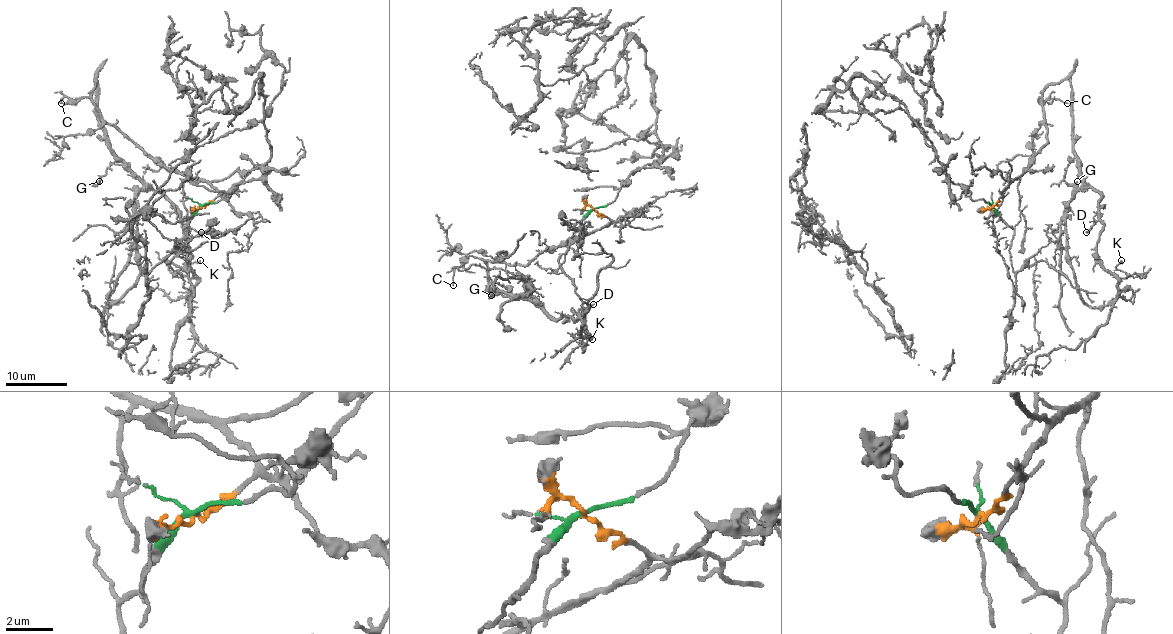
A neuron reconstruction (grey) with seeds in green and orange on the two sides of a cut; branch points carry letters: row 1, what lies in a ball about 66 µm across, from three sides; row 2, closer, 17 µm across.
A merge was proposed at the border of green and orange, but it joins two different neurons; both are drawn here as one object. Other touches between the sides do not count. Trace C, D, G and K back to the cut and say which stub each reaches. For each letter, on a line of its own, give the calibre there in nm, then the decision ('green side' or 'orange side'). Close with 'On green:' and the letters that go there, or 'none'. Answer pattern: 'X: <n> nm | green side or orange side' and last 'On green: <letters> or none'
C: 110 nm | orange side
D: 190 nm | orange side
G: 150 nm | orange side
K: 160 nm | orange side
On green: none

